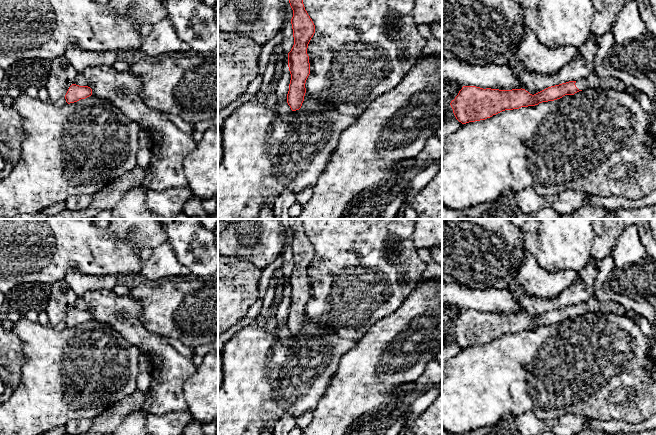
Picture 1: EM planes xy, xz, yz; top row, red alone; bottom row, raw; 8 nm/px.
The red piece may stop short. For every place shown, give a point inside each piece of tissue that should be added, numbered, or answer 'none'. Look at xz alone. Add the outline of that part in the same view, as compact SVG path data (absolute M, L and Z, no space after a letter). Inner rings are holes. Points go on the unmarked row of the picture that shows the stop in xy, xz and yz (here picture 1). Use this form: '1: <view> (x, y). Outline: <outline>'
none

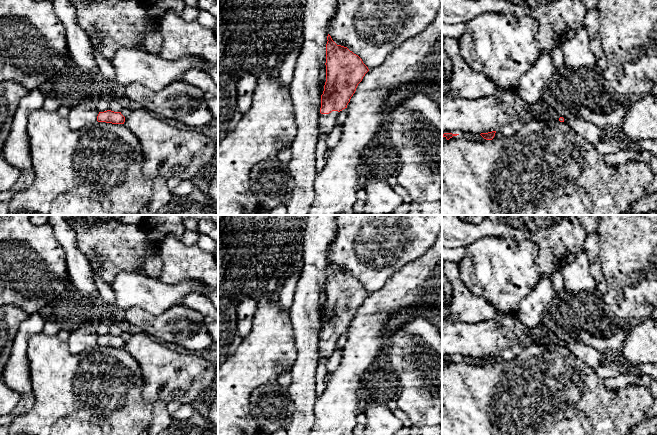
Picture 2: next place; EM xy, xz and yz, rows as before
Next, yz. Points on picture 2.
none

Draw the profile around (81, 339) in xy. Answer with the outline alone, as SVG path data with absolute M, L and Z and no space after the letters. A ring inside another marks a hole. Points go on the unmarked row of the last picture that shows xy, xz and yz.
M88 324L83 327L74 327L70 329L70 335L67 340L69 351L73 355L77 355L97 346L99 335L97 327Z

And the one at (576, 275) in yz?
M584 250L561 272L564 290L573 293L596 290L596 282L590 273L590 260Z

